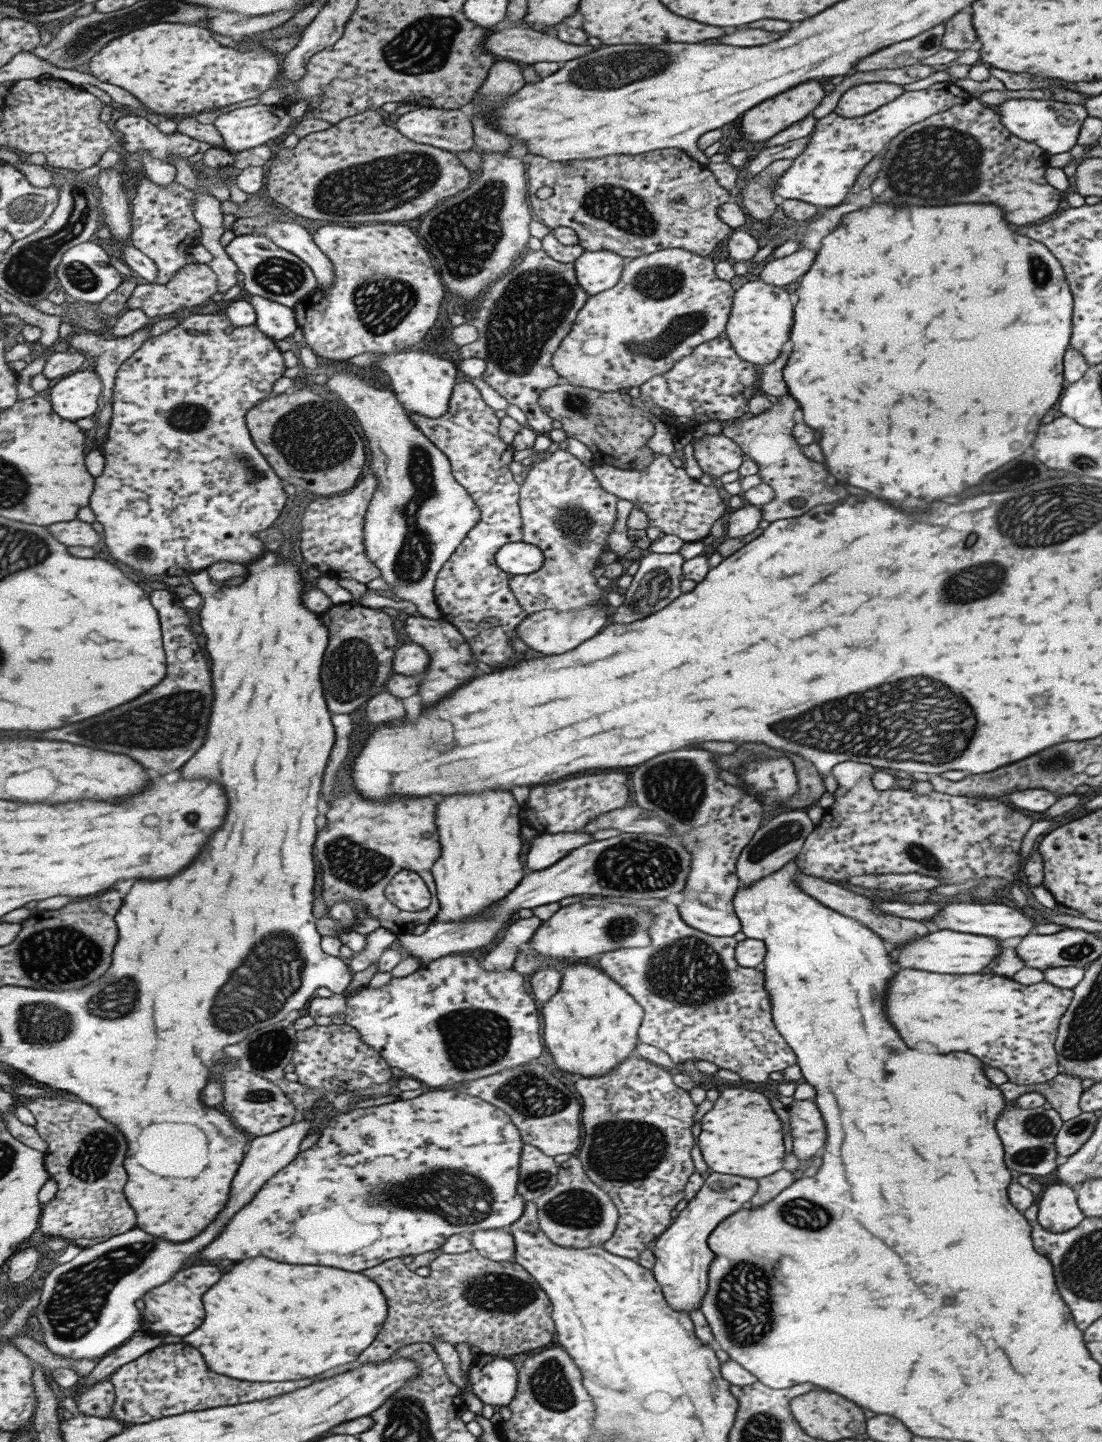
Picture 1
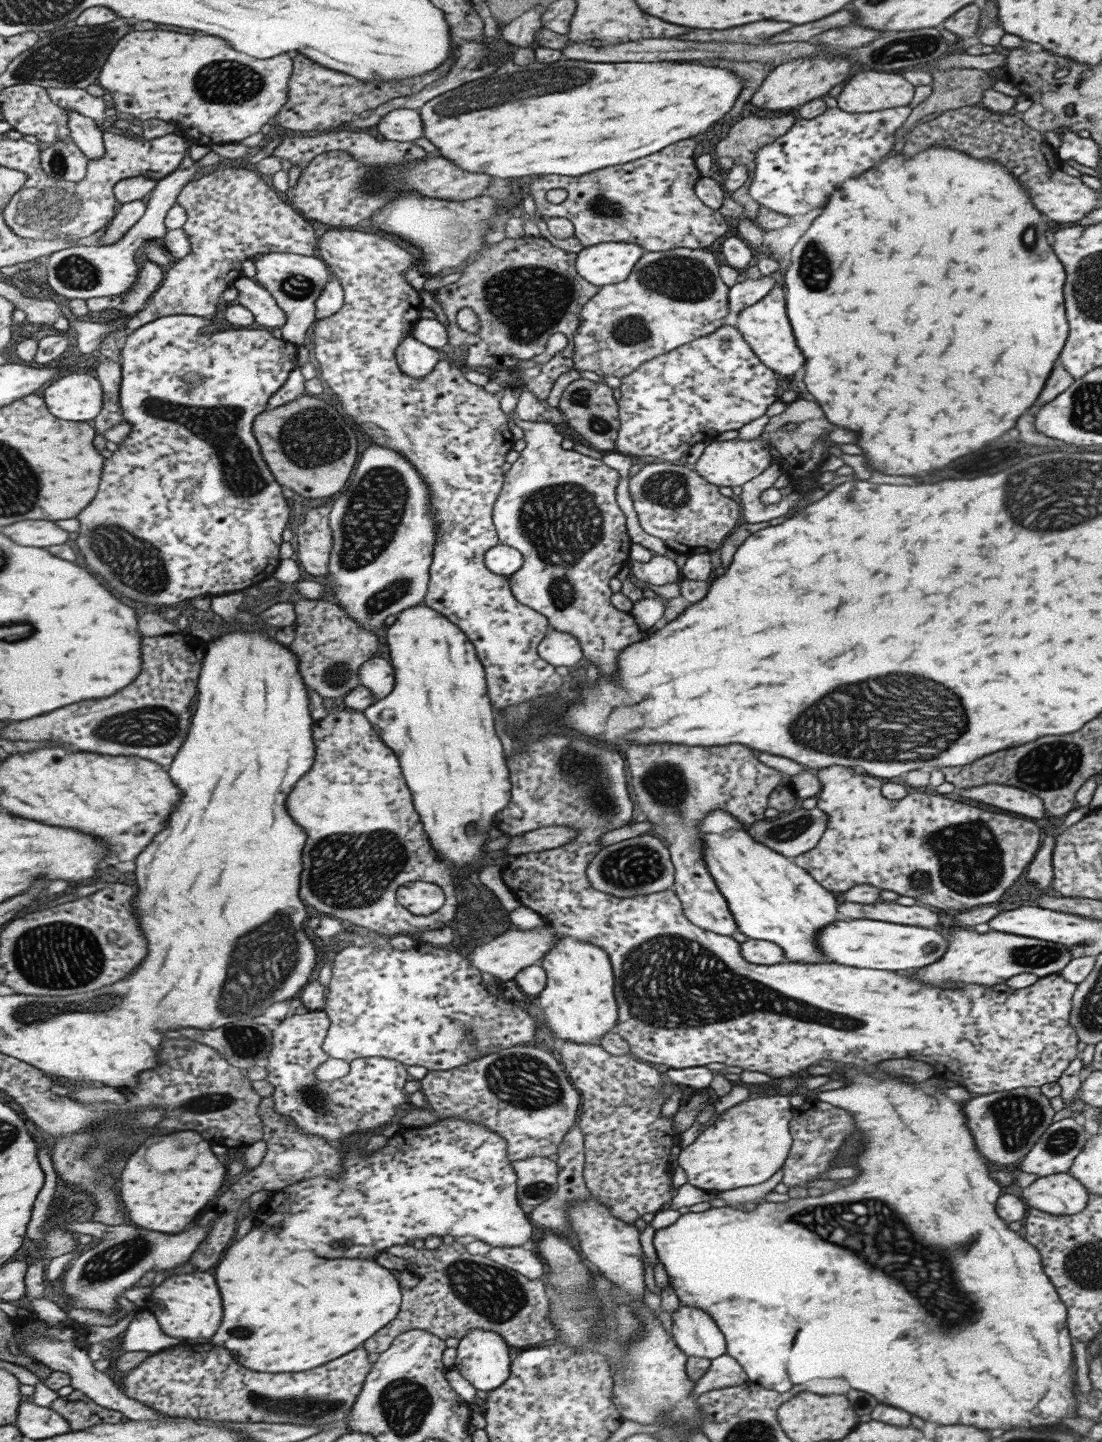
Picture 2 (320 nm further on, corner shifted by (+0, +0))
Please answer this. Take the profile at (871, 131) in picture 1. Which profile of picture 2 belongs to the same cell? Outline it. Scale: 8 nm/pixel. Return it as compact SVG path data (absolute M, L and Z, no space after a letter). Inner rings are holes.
M908 106L881 109L880 111L848 113L839 108L826 108L822 113L810 119L799 119L789 130L765 143L756 150L754 169L747 182L748 195L763 208L773 212L793 216L805 214L825 204L827 197L835 188L843 186L845 181L859 176L891 153L896 130L905 122L910 113Z

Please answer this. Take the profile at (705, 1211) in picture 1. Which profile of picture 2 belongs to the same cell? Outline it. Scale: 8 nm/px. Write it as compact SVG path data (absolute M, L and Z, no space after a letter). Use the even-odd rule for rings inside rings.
M680 1304L671 1315L671 1336L687 1357L713 1360L726 1352L726 1342L709 1314L694 1306Z

